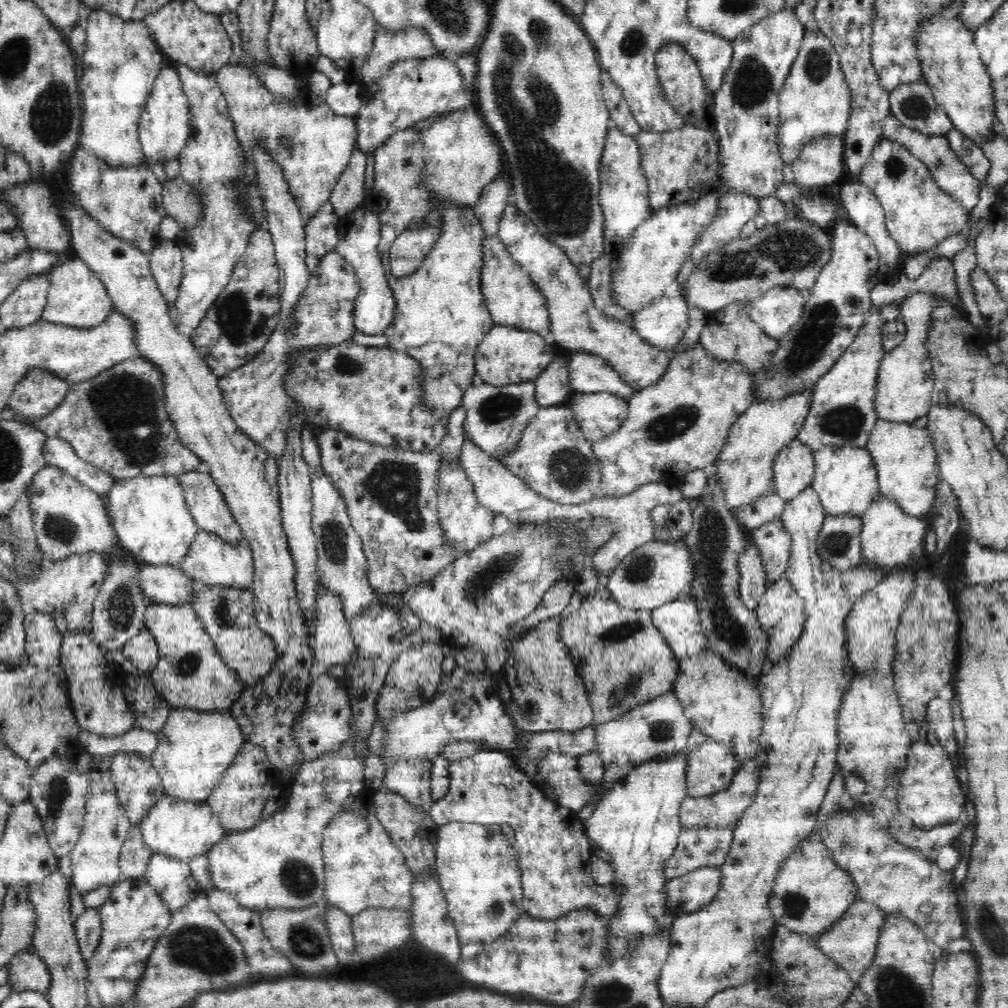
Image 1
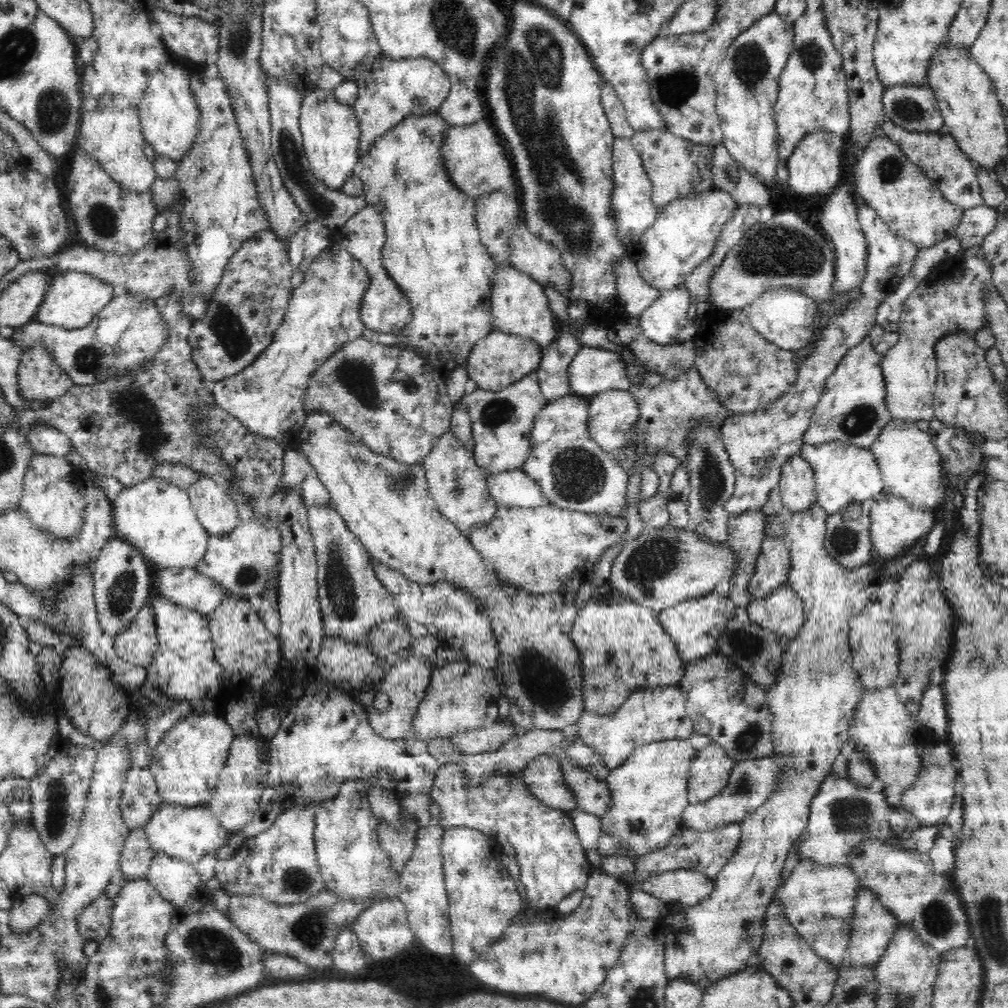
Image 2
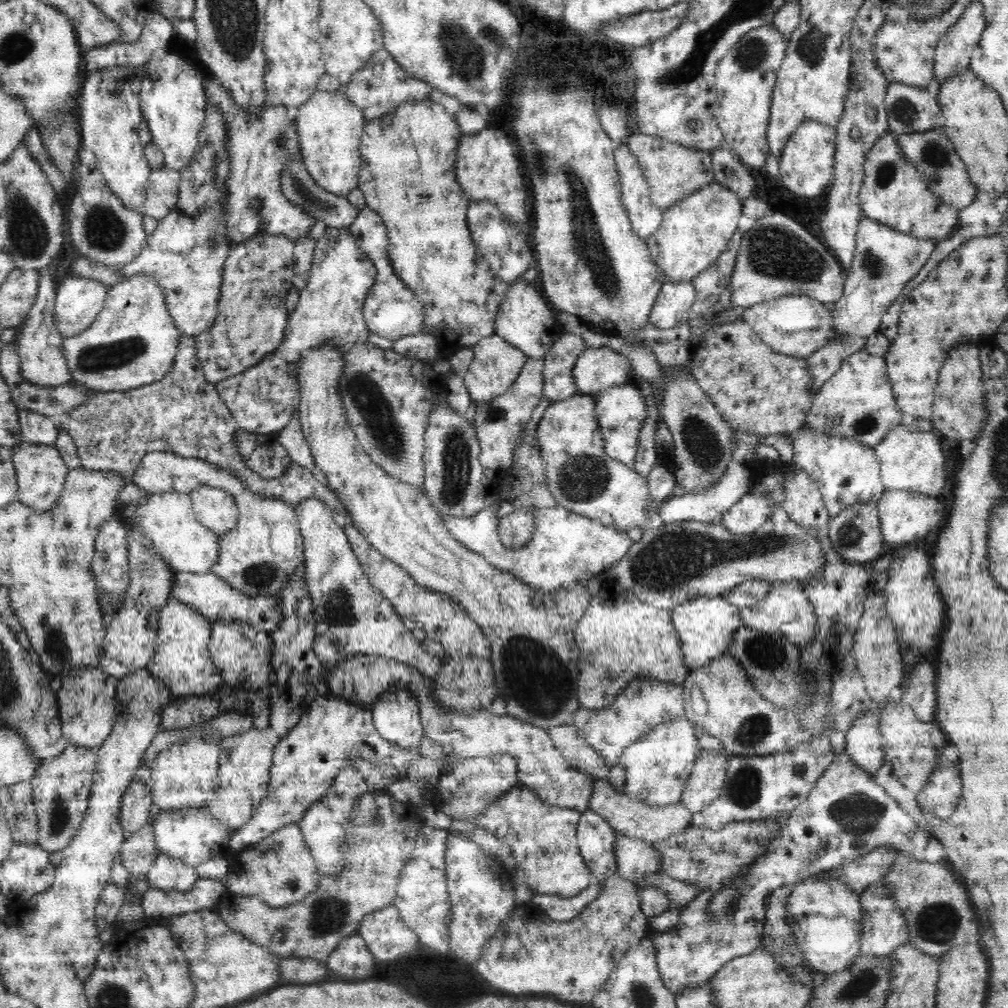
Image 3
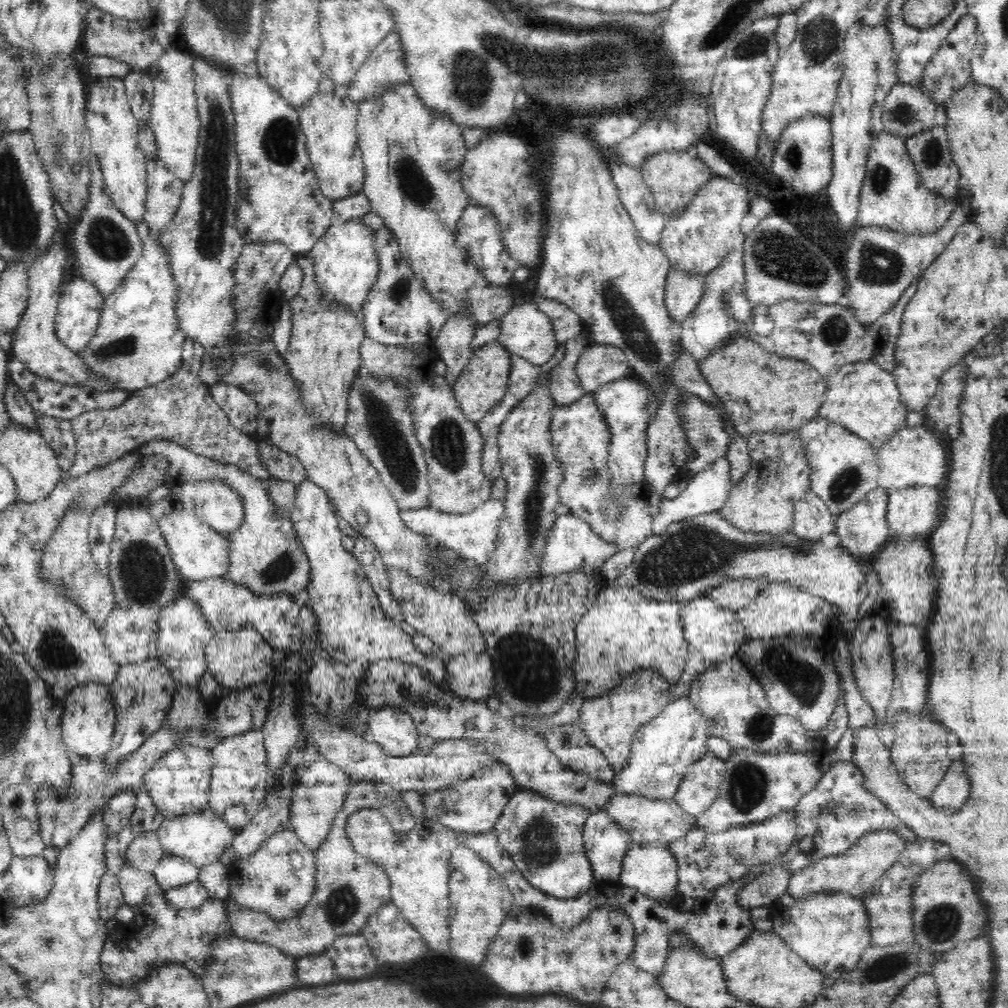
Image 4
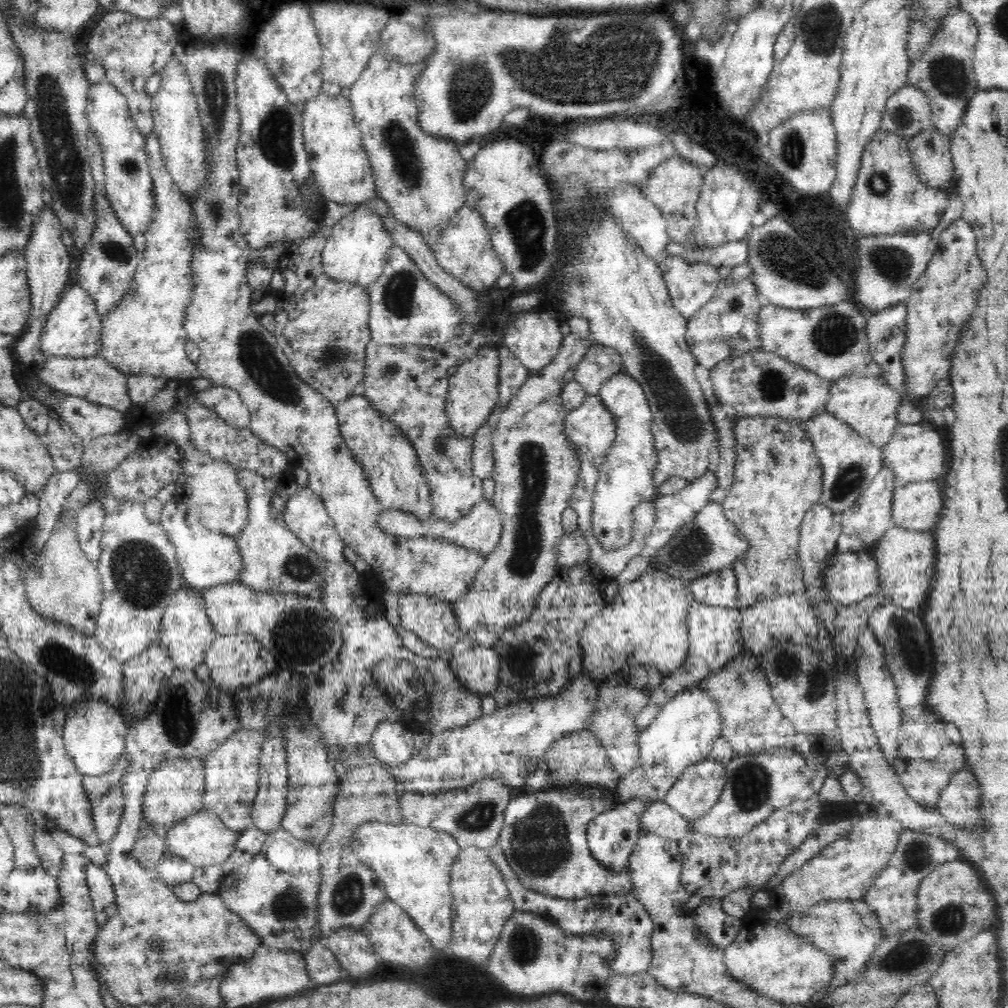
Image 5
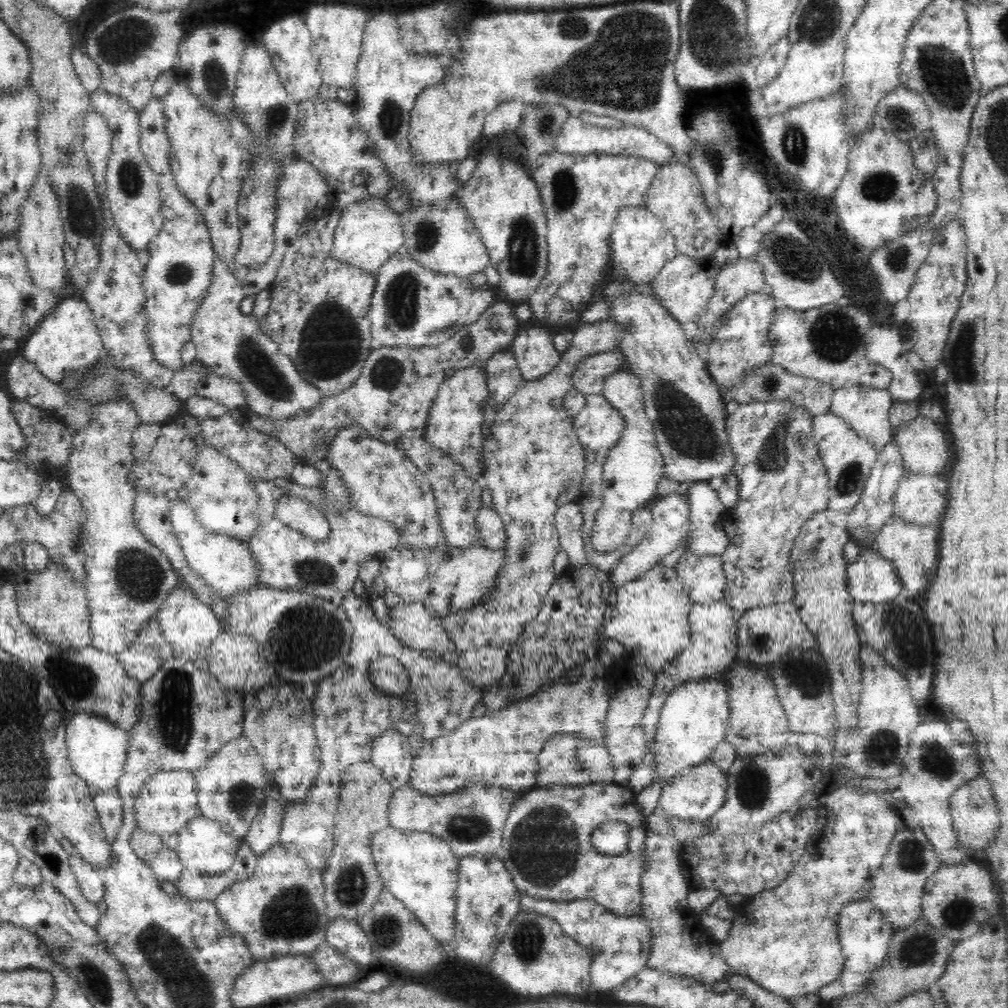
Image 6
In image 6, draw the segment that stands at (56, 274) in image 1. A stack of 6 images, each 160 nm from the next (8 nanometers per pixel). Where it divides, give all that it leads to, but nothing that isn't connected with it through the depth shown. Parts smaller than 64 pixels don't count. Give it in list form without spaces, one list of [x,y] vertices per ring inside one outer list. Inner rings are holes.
[[[82,297],[63,298],[35,328],[22,348],[22,356],[34,363],[44,377],[58,386],[62,386],[78,369],[94,365],[100,356],[106,356],[106,352],[93,311]]]

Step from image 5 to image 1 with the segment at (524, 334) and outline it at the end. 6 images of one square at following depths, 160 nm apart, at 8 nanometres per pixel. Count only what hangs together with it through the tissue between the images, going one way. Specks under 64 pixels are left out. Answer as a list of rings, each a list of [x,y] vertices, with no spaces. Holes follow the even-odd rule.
[[[498,235],[483,240],[481,291],[495,325],[536,332],[548,344],[556,345],[550,332],[550,313],[546,297],[520,265],[510,256]]]

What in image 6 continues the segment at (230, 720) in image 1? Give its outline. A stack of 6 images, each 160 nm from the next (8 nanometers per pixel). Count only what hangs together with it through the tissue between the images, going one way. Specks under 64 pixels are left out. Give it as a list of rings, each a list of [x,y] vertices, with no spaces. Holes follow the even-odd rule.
[[[160,771],[153,774],[140,788],[134,802],[134,817],[144,832],[167,837],[178,834],[190,820],[201,817],[194,773],[186,771]]]

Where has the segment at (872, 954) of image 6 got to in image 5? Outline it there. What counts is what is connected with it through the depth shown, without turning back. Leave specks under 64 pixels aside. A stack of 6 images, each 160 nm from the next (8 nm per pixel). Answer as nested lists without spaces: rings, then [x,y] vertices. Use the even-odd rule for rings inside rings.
[[[863,900],[820,902],[808,914],[794,912],[787,923],[796,935],[811,940],[816,948],[821,948],[834,958],[836,970],[827,987],[828,992],[858,980],[861,972],[866,970],[870,957],[884,938],[884,930],[878,917]]]

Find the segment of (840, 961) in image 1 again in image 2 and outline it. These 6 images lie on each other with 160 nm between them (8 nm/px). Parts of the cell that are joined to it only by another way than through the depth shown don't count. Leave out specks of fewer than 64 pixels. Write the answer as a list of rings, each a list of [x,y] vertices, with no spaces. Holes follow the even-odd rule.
[[[861,886],[858,890],[857,902],[854,910],[854,916],[851,919],[852,936],[849,942],[850,962],[858,965],[876,966],[882,958],[890,941],[896,936],[902,924],[899,922],[882,901],[878,899],[877,894],[867,886]]]

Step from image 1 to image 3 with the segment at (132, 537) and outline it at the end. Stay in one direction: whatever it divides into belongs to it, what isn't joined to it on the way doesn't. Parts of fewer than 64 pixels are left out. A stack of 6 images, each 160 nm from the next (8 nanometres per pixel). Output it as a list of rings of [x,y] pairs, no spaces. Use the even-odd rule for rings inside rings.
[[[150,493],[150,498],[143,505],[128,505],[124,510],[124,518],[148,535],[154,548],[160,550],[160,555],[175,573],[206,574],[218,564],[220,536],[196,518],[194,504],[188,493]]]

